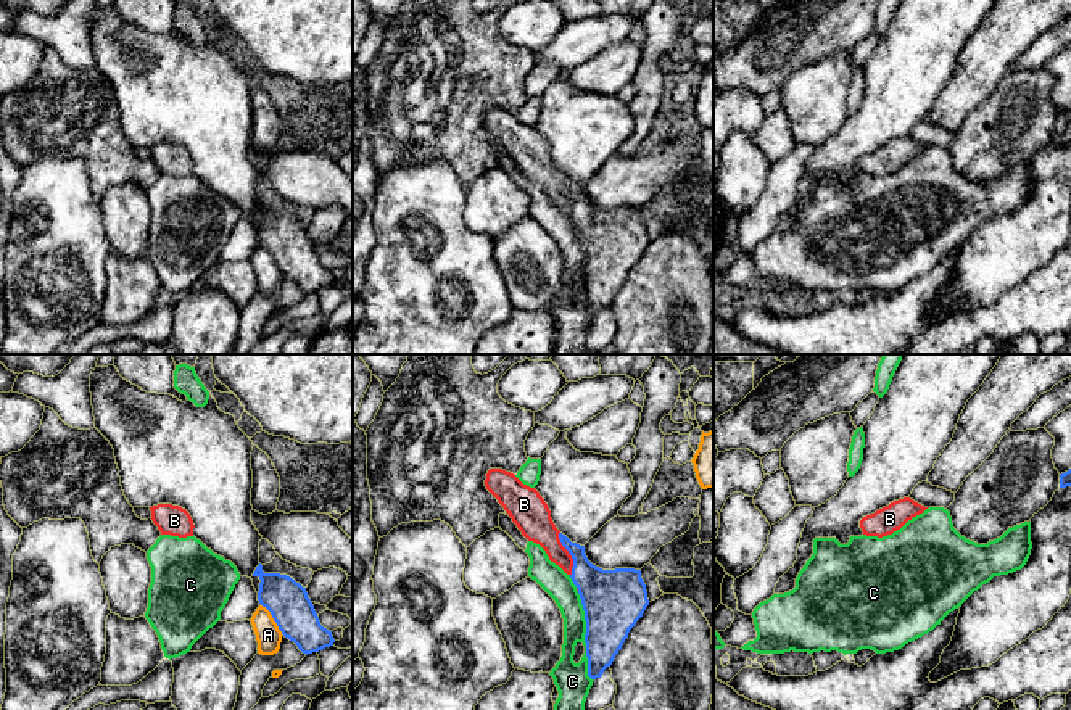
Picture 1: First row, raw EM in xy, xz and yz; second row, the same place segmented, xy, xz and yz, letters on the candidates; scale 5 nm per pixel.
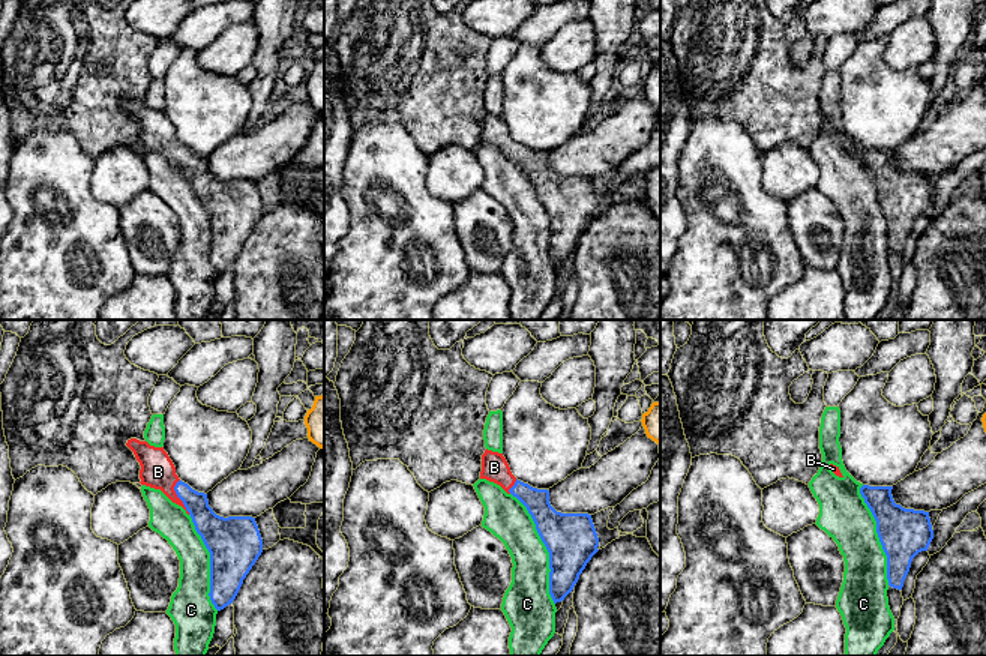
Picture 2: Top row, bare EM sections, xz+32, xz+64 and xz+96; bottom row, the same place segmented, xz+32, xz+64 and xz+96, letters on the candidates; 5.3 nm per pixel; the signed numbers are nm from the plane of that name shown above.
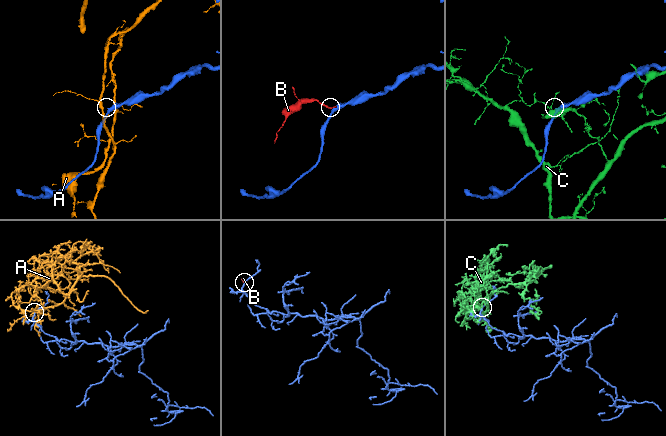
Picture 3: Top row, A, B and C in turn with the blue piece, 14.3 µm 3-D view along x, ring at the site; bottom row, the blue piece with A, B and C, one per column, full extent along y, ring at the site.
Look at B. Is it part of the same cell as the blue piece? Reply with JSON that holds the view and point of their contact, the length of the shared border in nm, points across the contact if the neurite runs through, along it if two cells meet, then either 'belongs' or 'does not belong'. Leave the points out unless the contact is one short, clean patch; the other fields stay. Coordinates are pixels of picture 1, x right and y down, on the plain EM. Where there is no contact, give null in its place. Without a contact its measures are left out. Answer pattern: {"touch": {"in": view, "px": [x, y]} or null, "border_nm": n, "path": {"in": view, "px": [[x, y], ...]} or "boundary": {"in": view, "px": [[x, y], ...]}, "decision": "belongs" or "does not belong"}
{"touch": {"in": "xz", "px": [569, 192]}, "border_nm": 240, "path": {"in": "xz", "px": [[601, 231], [582, 211], [569, 192], [533, 158]]}, "decision": "belongs"}

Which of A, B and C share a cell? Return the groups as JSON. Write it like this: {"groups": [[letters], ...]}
{"groups": [["A"], ["B"], ["C"]]}

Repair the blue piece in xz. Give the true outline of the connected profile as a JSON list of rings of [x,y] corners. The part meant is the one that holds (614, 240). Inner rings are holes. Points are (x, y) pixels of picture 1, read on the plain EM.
[[[490,108],[485,126],[522,174],[540,184],[549,200],[572,217],[586,259],[588,316],[601,317],[649,245],[641,209],[602,209],[593,204],[585,185],[572,182],[556,167],[540,132],[523,124],[514,113]]]

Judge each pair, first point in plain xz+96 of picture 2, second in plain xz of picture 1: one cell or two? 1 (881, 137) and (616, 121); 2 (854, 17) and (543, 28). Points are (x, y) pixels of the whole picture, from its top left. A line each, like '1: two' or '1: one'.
1: one
2: one

